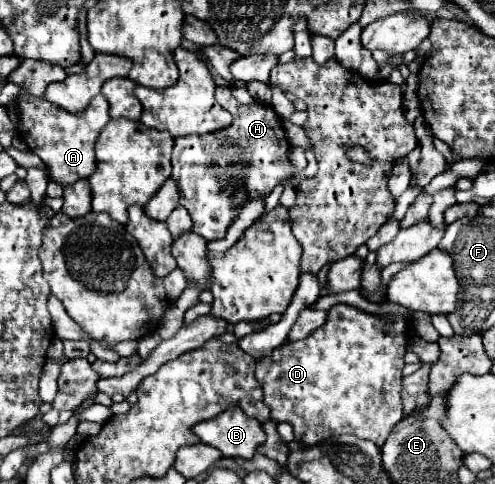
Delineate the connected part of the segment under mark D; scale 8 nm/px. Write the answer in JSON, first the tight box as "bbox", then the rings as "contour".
{"bbox":[257,304,409,446],"contour":[[[335,304],[323,328],[317,328],[307,338],[291,344],[283,344],[273,354],[257,362],[257,380],[265,392],[265,404],[271,408],[271,418],[277,422],[291,422],[295,438],[307,446],[315,446],[319,440],[331,434],[355,434],[383,446],[393,426],[403,418],[401,406],[401,380],[403,380],[403,356],[409,342],[407,316],[389,314],[393,322],[385,322],[383,316],[367,314],[349,304]]]}

